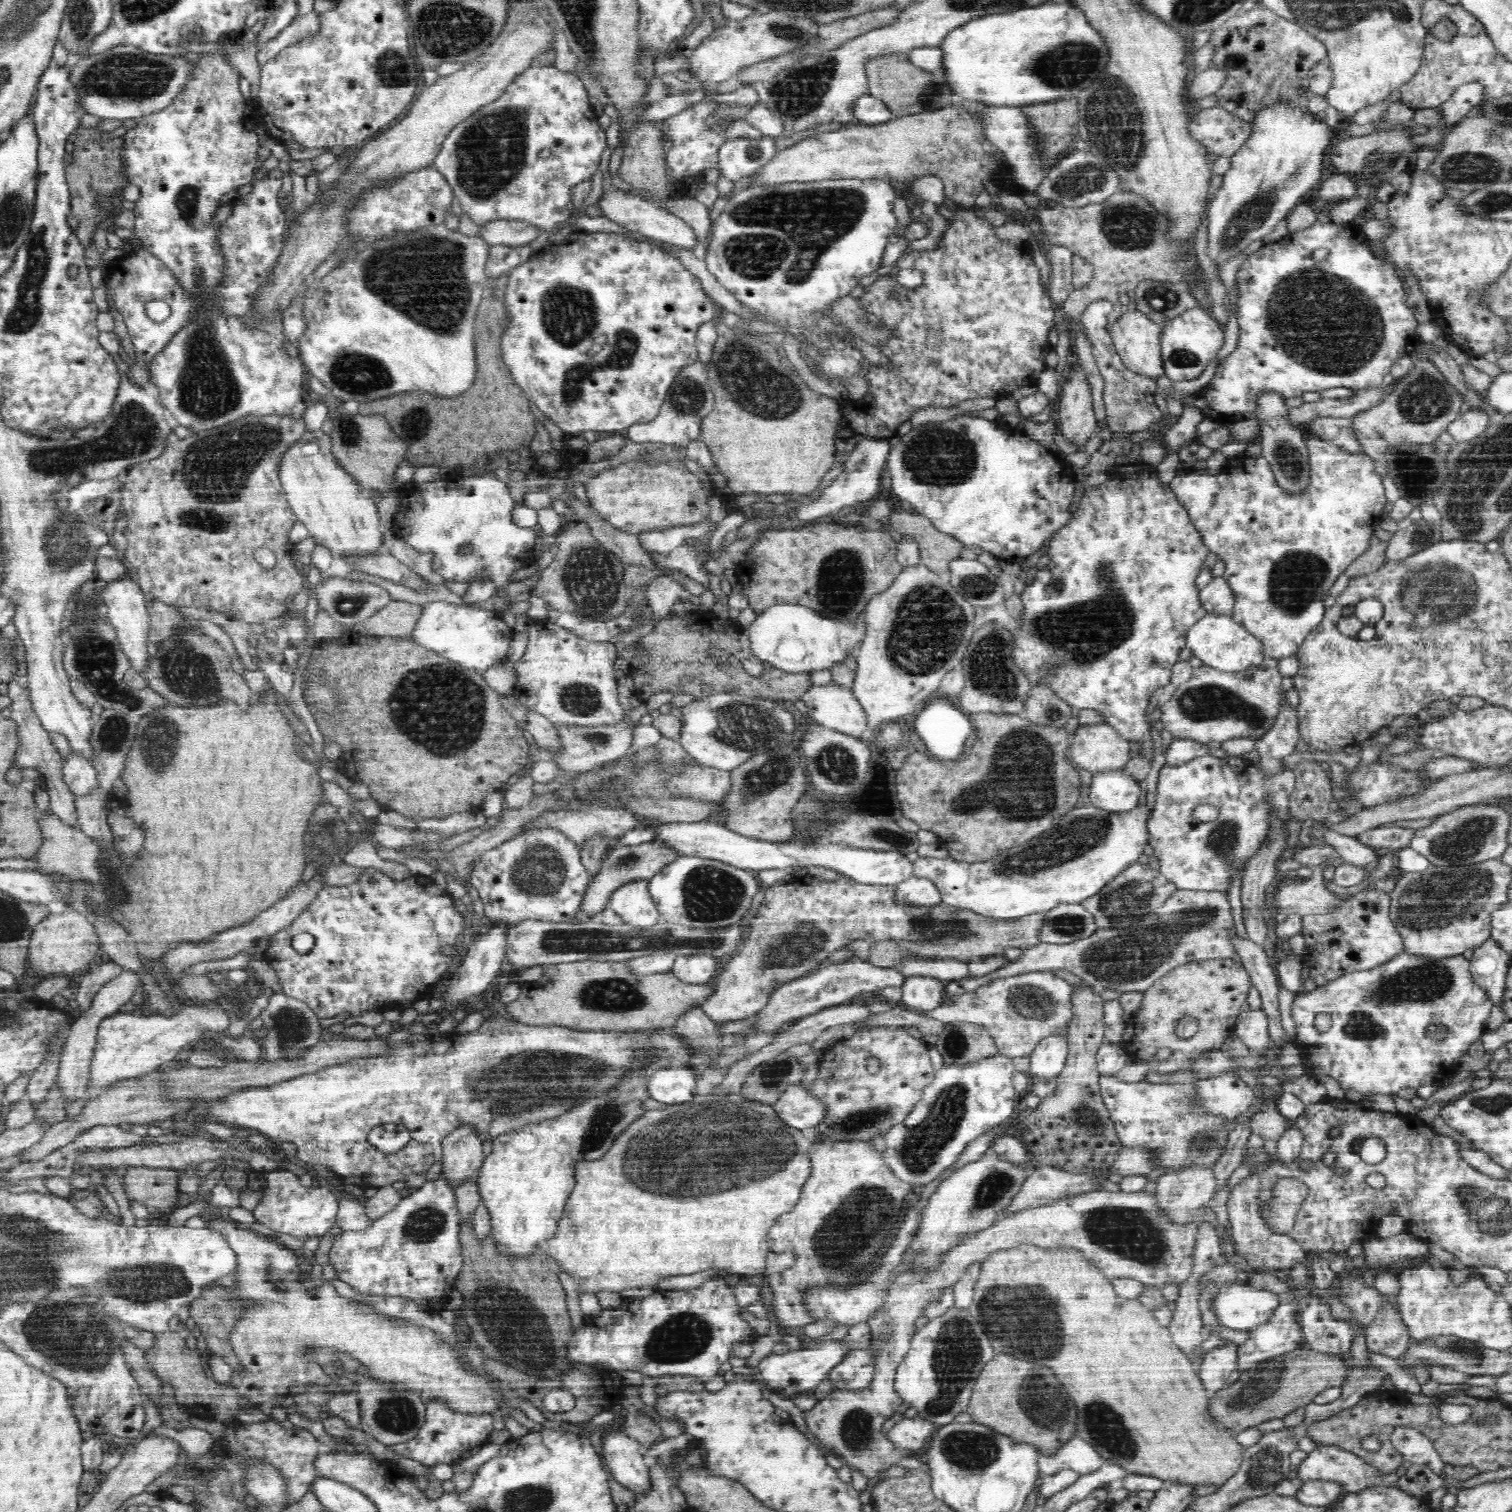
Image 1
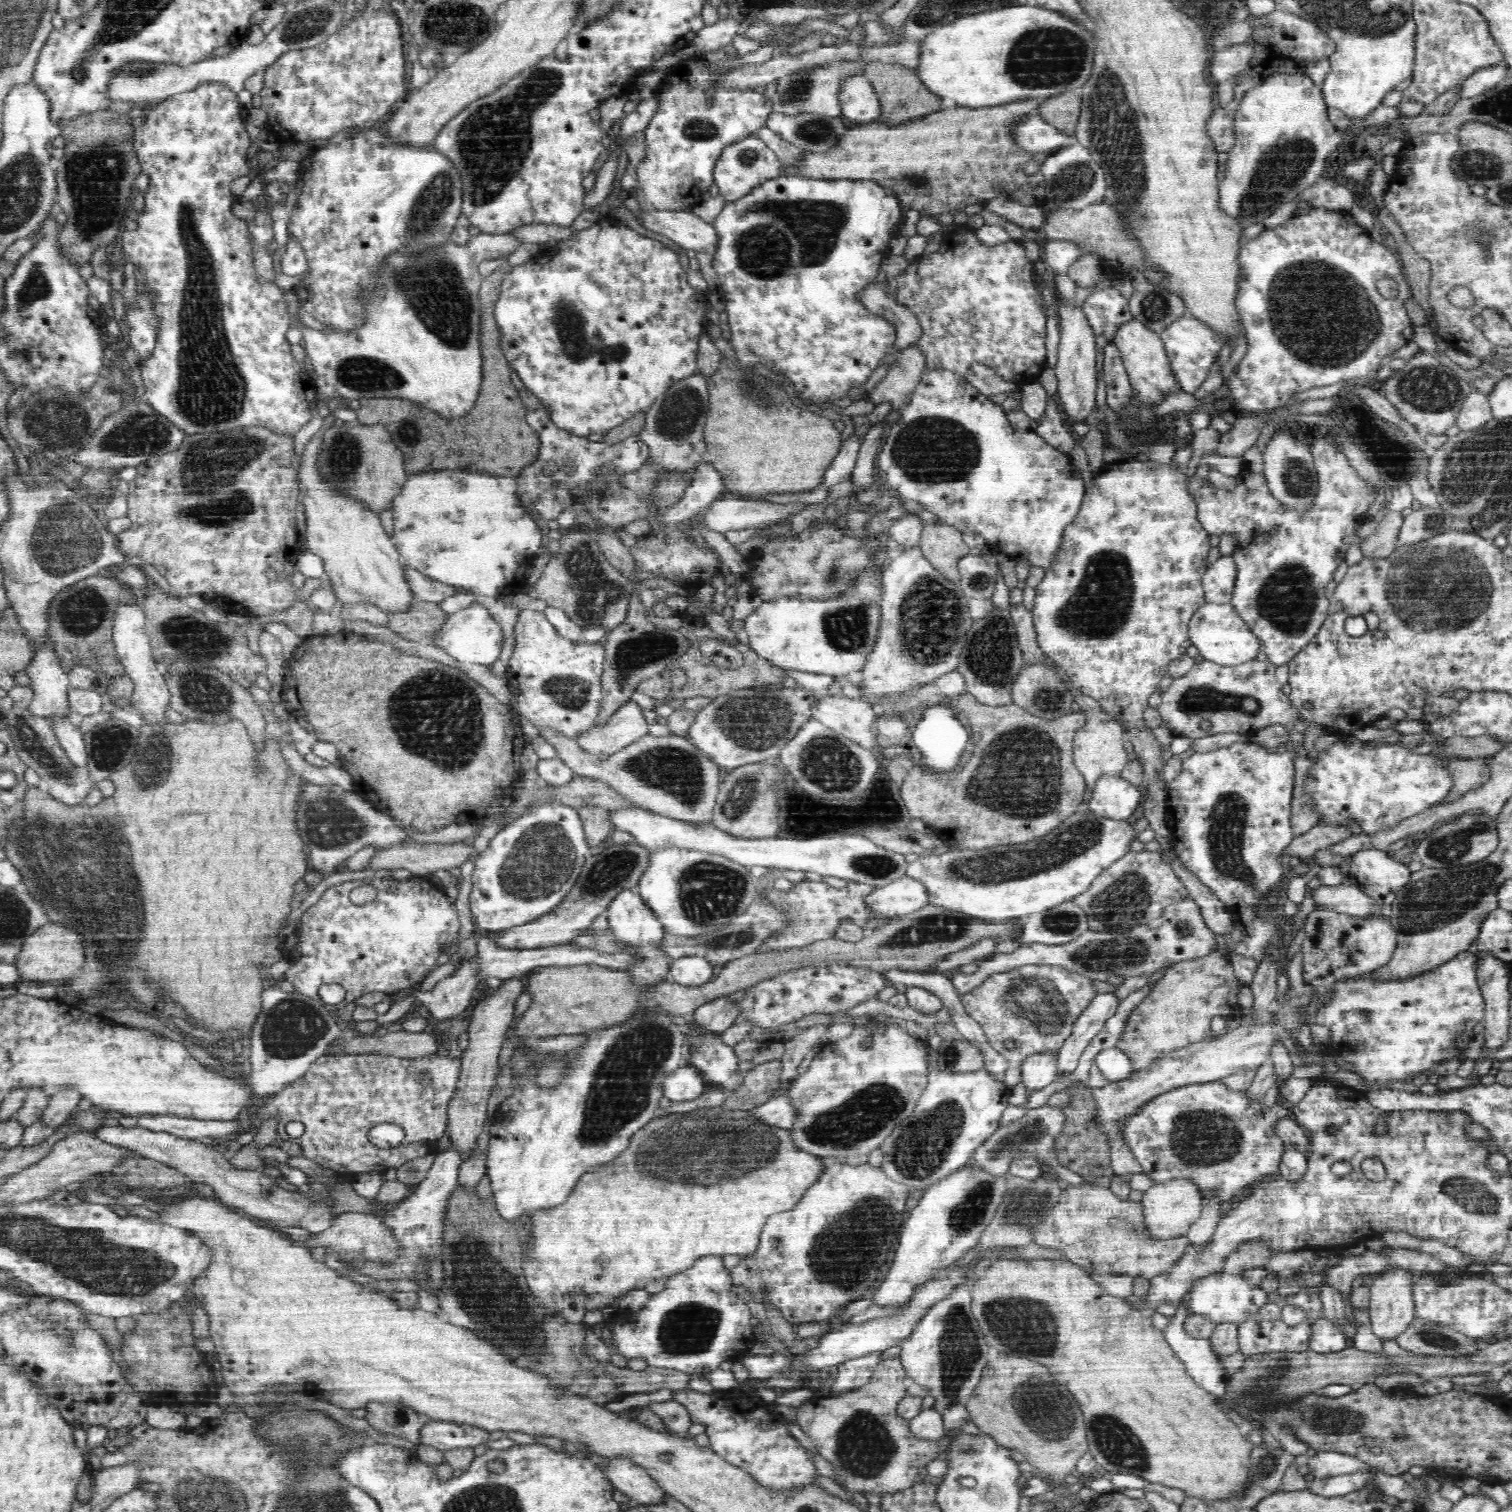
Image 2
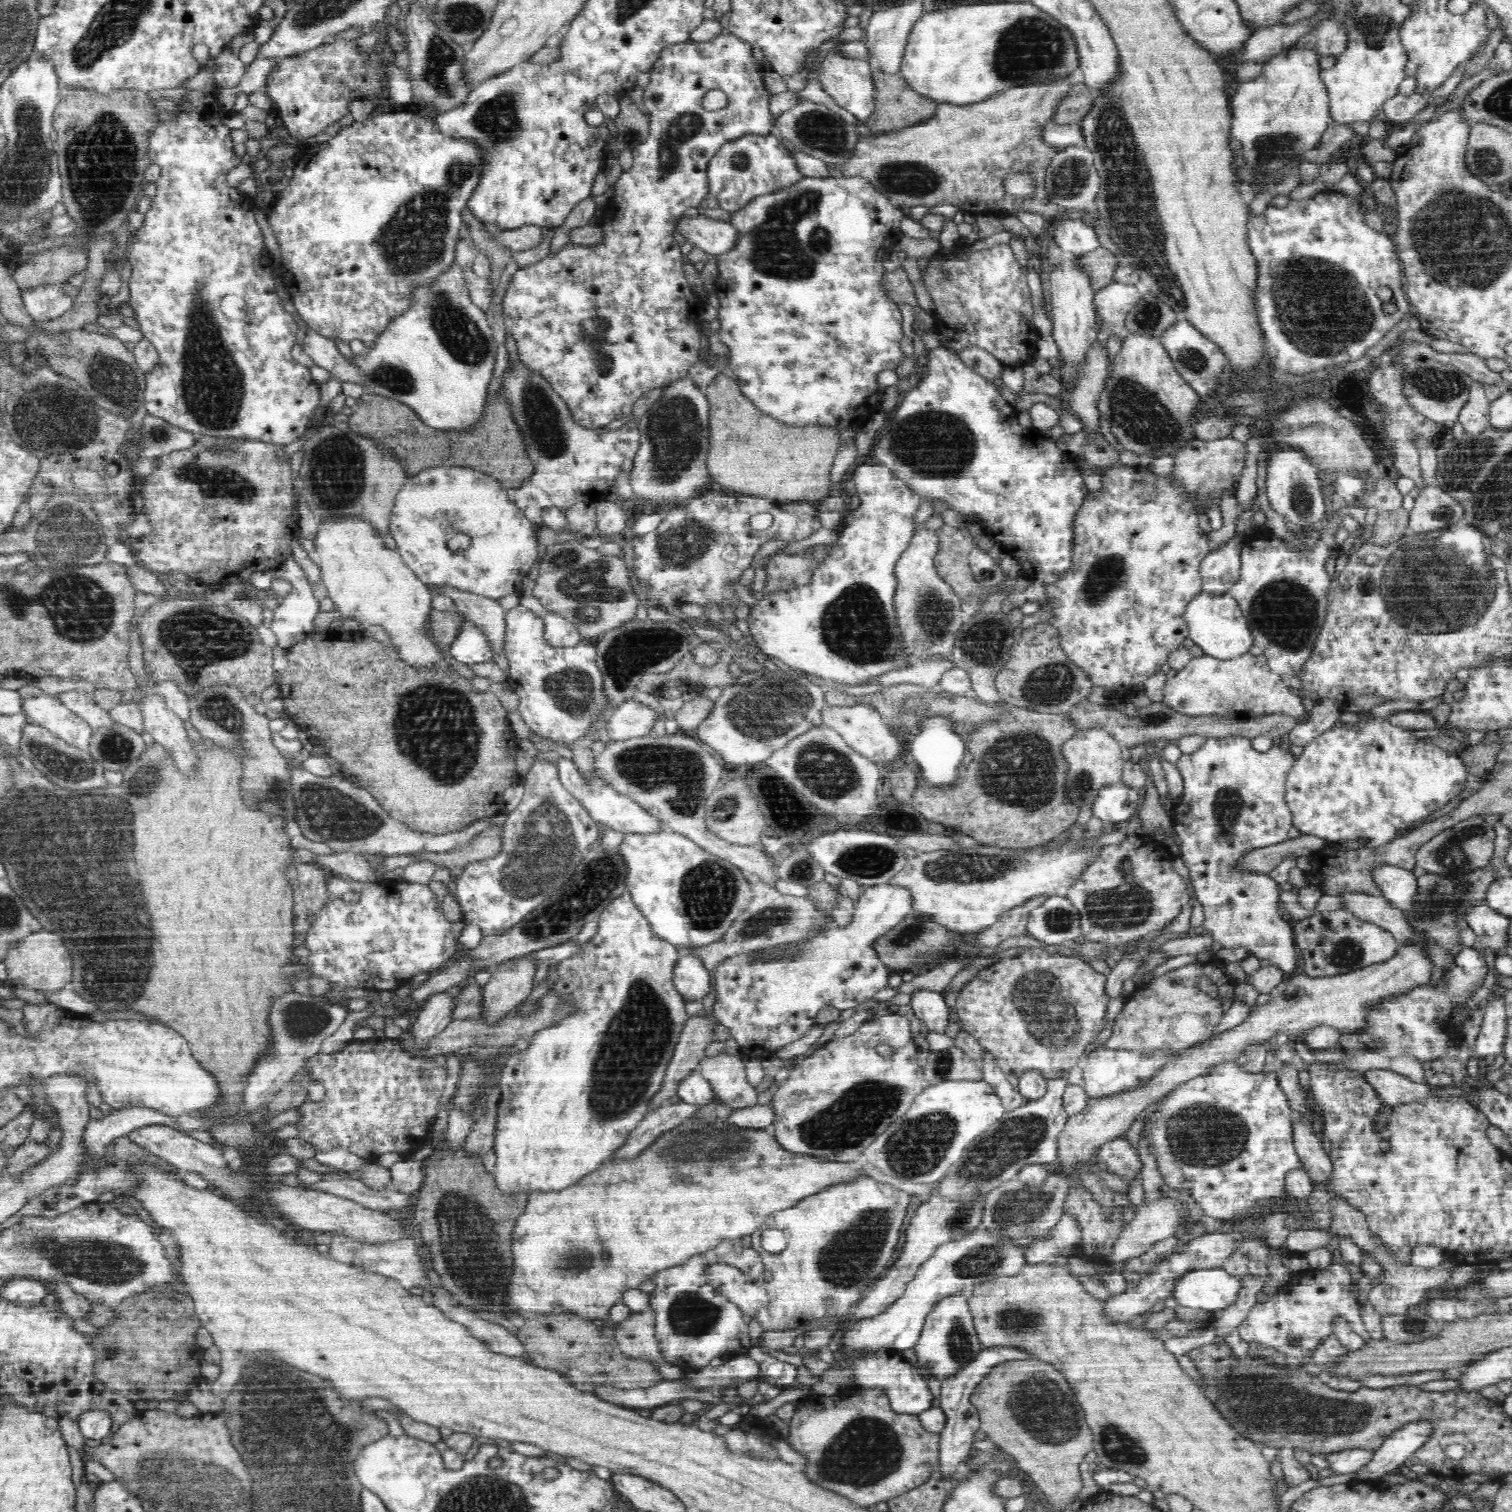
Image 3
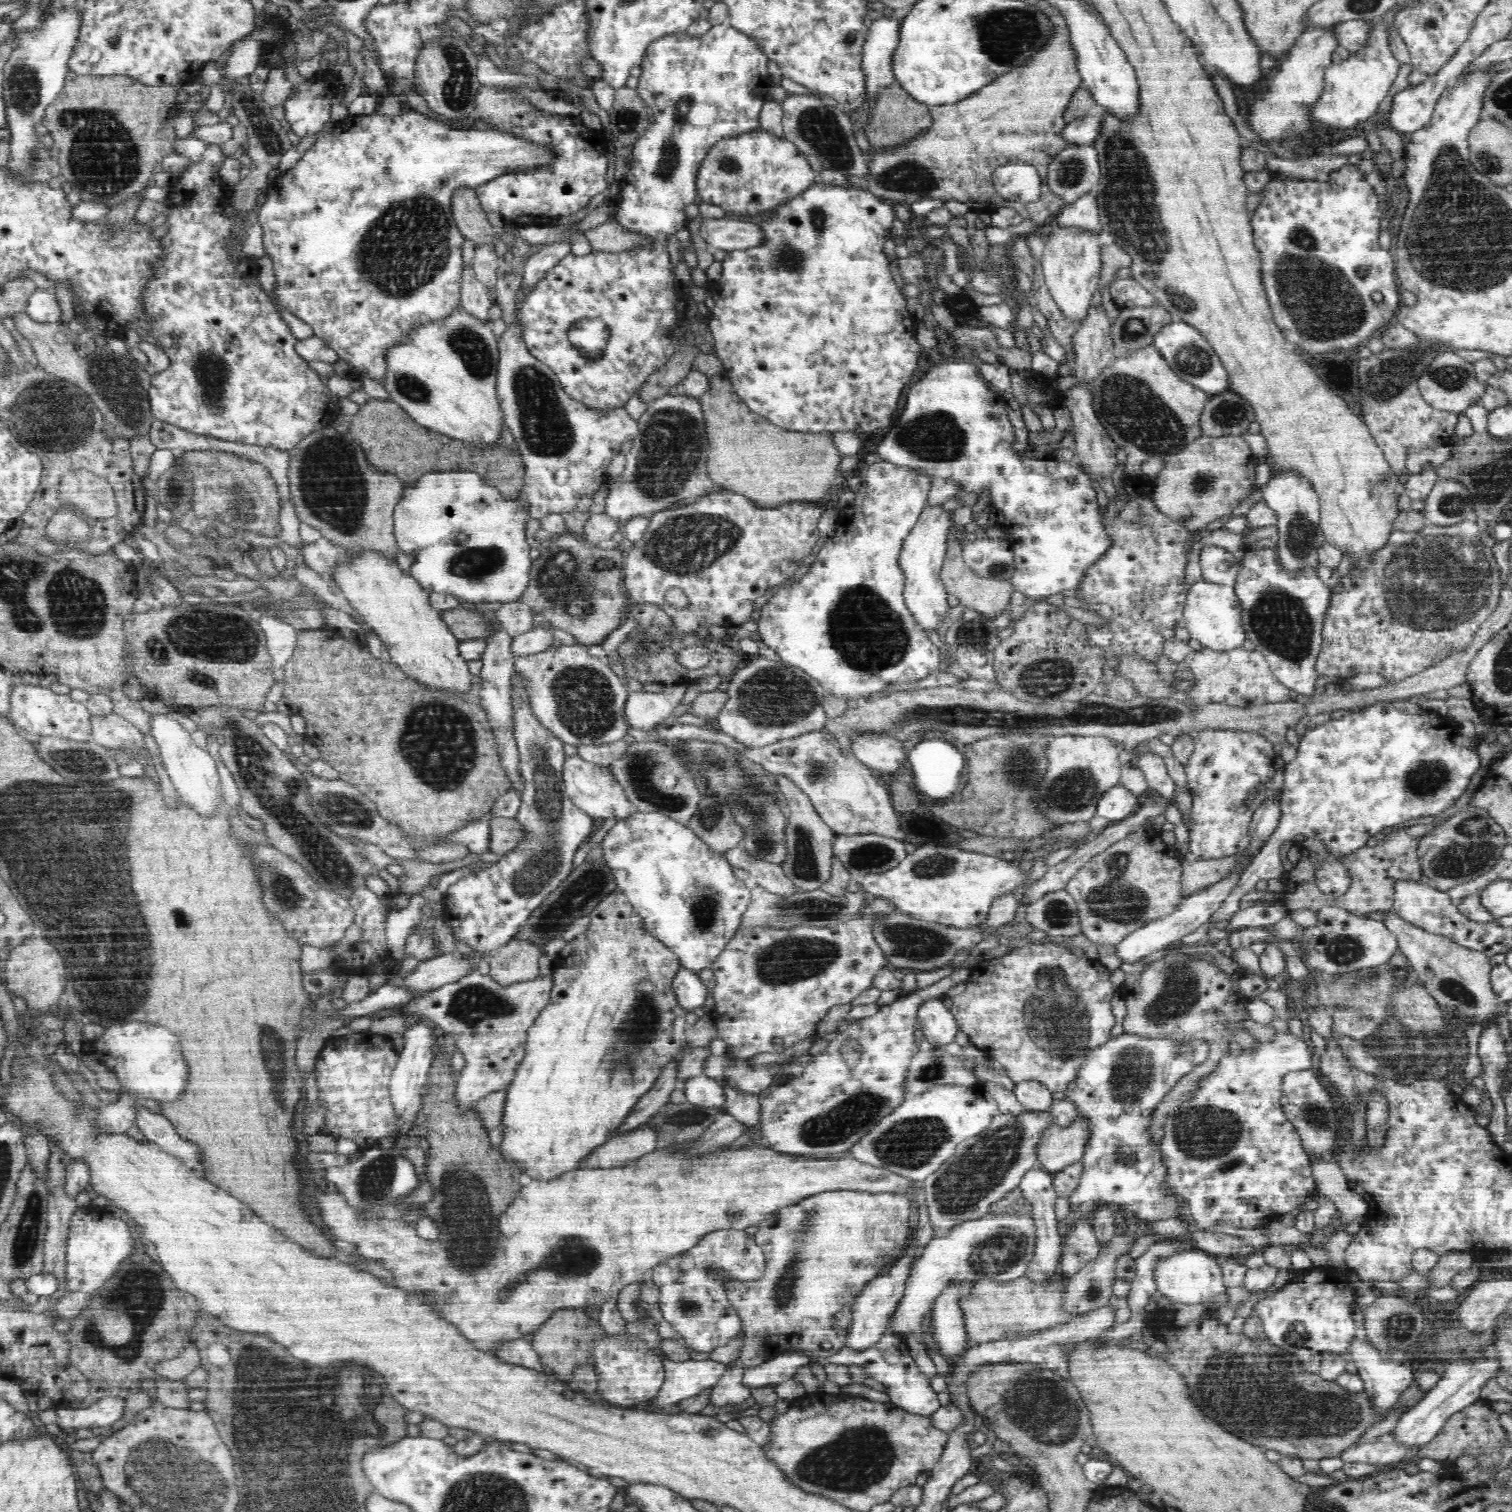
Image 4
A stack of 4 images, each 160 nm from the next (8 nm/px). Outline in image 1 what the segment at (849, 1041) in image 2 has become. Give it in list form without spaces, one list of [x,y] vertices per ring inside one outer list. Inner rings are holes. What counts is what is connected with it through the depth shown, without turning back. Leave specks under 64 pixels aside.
[[[876,1026],[876,1028],[860,1029],[857,1030],[848,1040],[833,1043],[828,1046],[826,1051],[819,1058],[818,1076],[812,1086],[808,1089],[810,1094],[814,1095],[814,1098],[818,1099],[818,1101],[822,1102],[822,1106],[826,1107],[826,1116],[823,1118],[822,1122],[815,1127],[815,1132],[817,1132],[815,1142],[818,1142],[820,1139],[822,1139],[822,1141],[824,1139],[830,1139],[830,1141],[834,1142],[868,1143],[874,1138],[874,1136],[878,1136],[878,1134],[886,1134],[895,1124],[902,1123],[908,1116],[909,1112],[913,1109],[913,1106],[922,1098],[922,1093],[924,1088],[926,1088],[926,1085],[930,1084],[931,1080],[934,1080],[935,1070],[932,1067],[930,1055],[928,1055],[929,1048],[930,1046],[922,1040],[920,1035],[907,1027],[902,1026]],[[870,1058],[878,1058],[880,1061],[880,1069],[877,1073],[871,1074],[868,1071],[868,1060],[870,1060]]]

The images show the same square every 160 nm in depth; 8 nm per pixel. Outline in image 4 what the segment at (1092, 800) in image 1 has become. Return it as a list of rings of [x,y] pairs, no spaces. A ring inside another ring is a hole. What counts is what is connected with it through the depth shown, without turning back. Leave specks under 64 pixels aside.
[[[1119,785],[1110,788],[1101,796],[1096,811],[1098,816],[1103,816],[1113,823],[1128,818],[1139,806],[1137,796]]]

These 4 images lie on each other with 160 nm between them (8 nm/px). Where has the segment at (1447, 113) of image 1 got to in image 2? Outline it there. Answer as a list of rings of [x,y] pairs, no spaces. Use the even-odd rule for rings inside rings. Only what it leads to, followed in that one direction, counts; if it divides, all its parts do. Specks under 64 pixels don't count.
[[[1505,61],[1496,62],[1496,64],[1490,64],[1490,66],[1484,66],[1484,68],[1476,70],[1474,74],[1470,74],[1468,78],[1463,80],[1459,100],[1484,94],[1486,90],[1494,88],[1495,85],[1502,82],[1510,74],[1511,70]]]

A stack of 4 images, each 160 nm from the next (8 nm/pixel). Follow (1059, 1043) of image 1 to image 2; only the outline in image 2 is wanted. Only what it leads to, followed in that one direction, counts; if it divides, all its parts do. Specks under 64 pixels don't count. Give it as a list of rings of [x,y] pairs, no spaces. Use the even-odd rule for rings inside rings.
[[[1056,1054],[1030,1055],[1021,1064],[1022,1084],[1027,1090],[1038,1090],[1052,1084],[1058,1072]]]

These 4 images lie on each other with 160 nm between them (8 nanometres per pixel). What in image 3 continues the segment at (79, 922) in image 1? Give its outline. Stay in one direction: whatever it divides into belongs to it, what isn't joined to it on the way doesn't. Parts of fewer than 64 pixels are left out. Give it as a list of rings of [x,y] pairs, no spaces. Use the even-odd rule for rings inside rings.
[[[42,928],[23,938],[14,948],[10,948],[5,963],[7,979],[18,989],[43,991],[44,994],[54,993],[69,987],[72,980],[73,964],[70,951],[58,935]]]

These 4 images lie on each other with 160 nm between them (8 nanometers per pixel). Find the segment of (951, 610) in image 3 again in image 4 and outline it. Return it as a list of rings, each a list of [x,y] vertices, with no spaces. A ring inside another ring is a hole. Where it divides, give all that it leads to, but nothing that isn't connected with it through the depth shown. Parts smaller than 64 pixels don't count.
[[[942,505],[924,508],[914,528],[906,536],[899,556],[899,567],[905,574],[903,597],[909,611],[920,628],[924,628],[928,635],[937,632],[940,624],[950,614],[948,592],[940,580],[940,571],[947,553],[948,536],[950,532],[952,512],[945,512]]]

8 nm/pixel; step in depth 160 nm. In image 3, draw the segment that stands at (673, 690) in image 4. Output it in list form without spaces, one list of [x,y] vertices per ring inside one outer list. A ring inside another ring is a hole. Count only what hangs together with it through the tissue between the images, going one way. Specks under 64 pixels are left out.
[[[634,699],[626,700],[610,713],[603,739],[609,744],[647,736],[657,718],[656,711],[644,704]]]

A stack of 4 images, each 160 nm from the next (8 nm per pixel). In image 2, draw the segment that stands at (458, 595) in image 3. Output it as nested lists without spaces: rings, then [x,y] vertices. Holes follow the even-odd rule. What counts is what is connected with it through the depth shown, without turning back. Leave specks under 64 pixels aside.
[[[404,566],[405,579],[412,588],[413,596],[424,602],[439,603],[445,598],[455,595],[459,589],[431,579],[411,566]]]

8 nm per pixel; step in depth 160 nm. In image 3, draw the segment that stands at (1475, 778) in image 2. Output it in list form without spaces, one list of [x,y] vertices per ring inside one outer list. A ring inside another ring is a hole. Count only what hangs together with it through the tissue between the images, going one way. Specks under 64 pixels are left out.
[[[1480,743],[1464,749],[1460,757],[1466,765],[1466,775],[1487,778],[1496,766],[1496,756],[1500,750],[1502,745],[1498,743],[1490,745]]]

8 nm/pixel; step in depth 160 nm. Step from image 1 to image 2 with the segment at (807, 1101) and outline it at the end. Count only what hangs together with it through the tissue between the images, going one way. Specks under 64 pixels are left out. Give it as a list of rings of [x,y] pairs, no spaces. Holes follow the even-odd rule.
[[[784,1085],[779,1095],[770,1098],[768,1102],[764,1102],[764,1104],[760,1104],[760,1106],[756,1106],[756,1108],[752,1110],[754,1117],[760,1119],[762,1123],[766,1122],[778,1128],[788,1130],[794,1128],[794,1105],[786,1096],[787,1089],[788,1085]]]

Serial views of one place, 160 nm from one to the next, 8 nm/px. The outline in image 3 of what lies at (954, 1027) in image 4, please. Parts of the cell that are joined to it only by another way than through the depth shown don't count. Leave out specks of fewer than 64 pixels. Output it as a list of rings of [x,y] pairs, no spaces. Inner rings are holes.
[[[918,990],[911,994],[910,1006],[930,1031],[945,1033],[949,1026],[949,1006],[945,996],[938,992]]]

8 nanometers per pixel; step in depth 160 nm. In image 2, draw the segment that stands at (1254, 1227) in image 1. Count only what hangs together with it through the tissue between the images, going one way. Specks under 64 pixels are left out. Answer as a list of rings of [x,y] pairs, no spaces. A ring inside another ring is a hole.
[[[1250,1242],[1241,1245],[1236,1252],[1232,1252],[1226,1258],[1222,1269],[1223,1272],[1240,1275],[1245,1270],[1264,1267],[1273,1255],[1279,1254],[1279,1252],[1267,1248],[1264,1243],[1260,1242]]]

